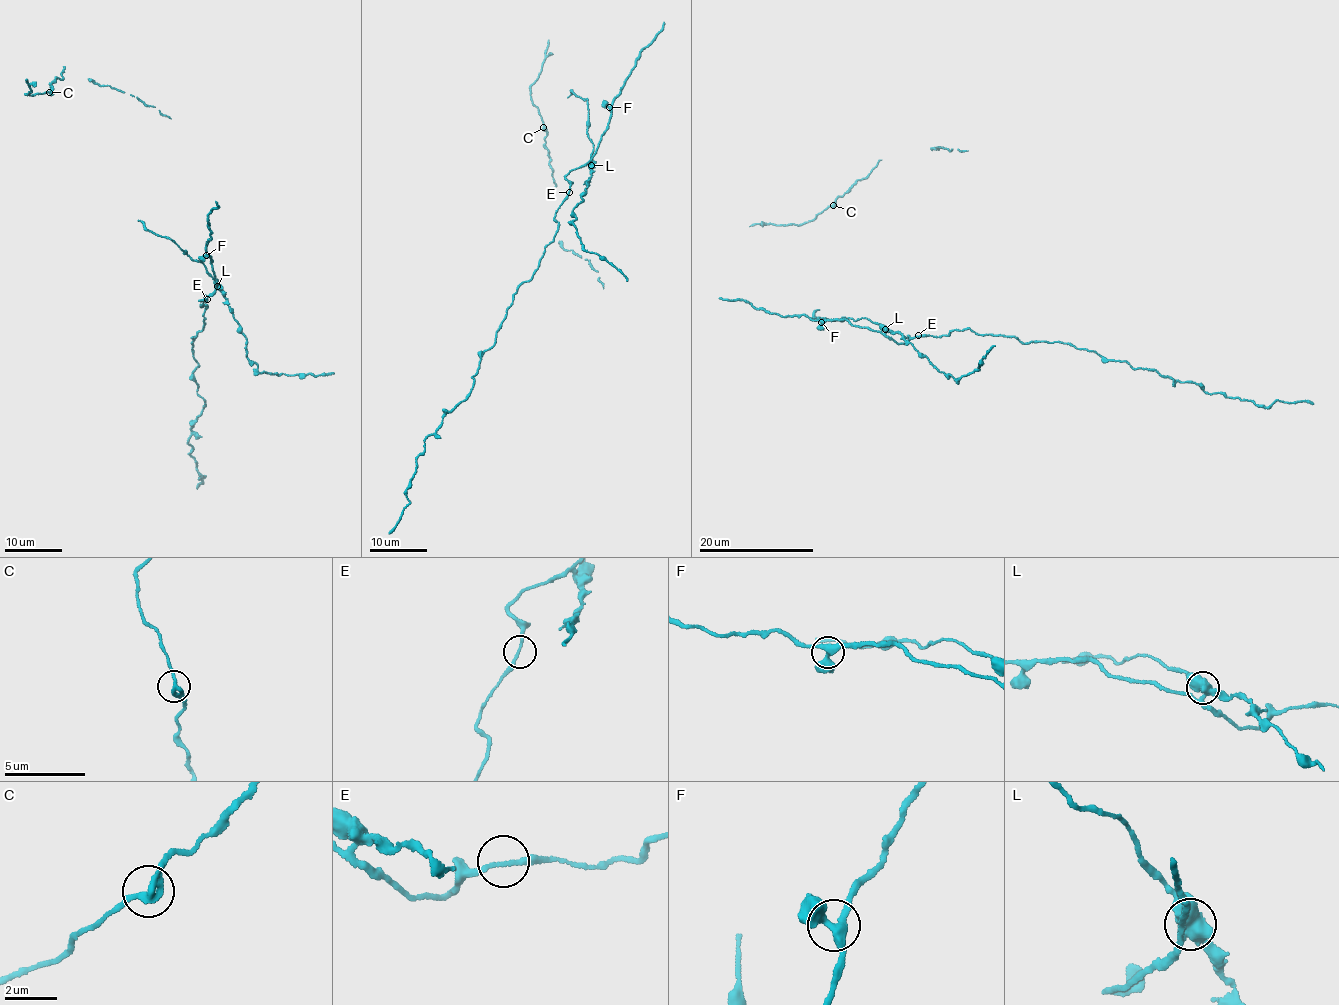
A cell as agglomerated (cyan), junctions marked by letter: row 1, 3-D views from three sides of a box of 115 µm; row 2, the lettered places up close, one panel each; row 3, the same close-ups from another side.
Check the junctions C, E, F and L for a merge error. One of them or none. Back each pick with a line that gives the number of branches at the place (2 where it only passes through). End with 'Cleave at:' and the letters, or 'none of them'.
L: branches 4
Cleave at: L

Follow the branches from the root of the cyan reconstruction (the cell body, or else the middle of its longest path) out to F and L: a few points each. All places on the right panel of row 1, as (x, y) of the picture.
F: (917, 337), (898, 344), (882, 333), (856, 327), (844, 319), (821, 322)
L: (917, 337), (898, 344), (886, 335), (885, 329)

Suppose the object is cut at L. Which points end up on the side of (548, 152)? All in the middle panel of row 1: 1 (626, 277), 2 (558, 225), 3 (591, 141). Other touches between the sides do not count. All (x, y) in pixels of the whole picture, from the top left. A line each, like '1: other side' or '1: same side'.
1: other side
2: same side
3: other side

